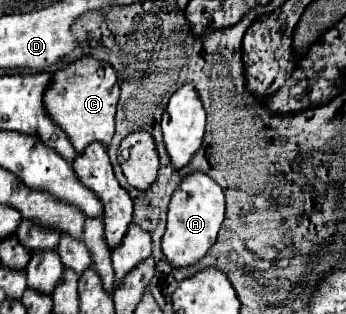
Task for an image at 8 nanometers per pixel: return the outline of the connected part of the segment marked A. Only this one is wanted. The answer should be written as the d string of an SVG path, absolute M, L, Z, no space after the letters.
M195 171L187 175L181 185L175 189L169 213L167 213L167 231L163 235L163 253L173 267L187 267L197 263L209 247L215 243L221 223L225 219L225 195L221 185L217 185L207 173Z

